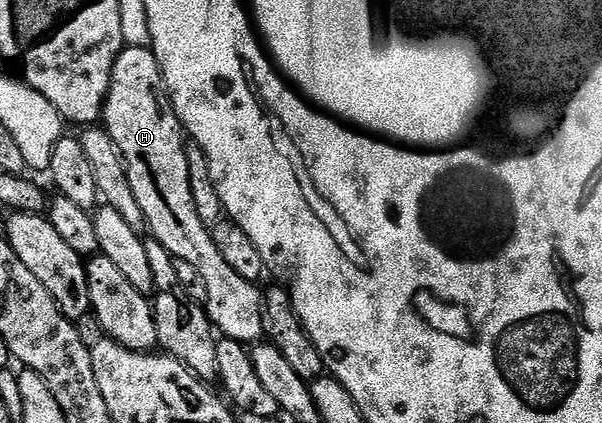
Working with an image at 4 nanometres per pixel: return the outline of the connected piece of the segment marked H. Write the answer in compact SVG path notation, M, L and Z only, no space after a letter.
M123 47L116 58L112 70L110 93L106 96L106 107L102 110L102 120L108 134L112 134L112 142L120 150L126 162L128 182L132 182L132 194L136 194L136 202L140 202L140 210L144 210L146 227L149 235L164 246L174 259L183 259L199 268L204 278L204 287L208 290L208 298L204 303L210 323L225 339L235 340L247 346L253 346L263 339L264 331L264 292L255 281L240 278L228 262L224 262L224 254L216 250L211 229L200 222L200 214L196 214L196 202L192 202L192 186L188 178L188 158L186 157L187 137L180 118L176 114L174 104L170 101L170 91L166 89L166 79L160 70L160 62L156 62L154 49Z

